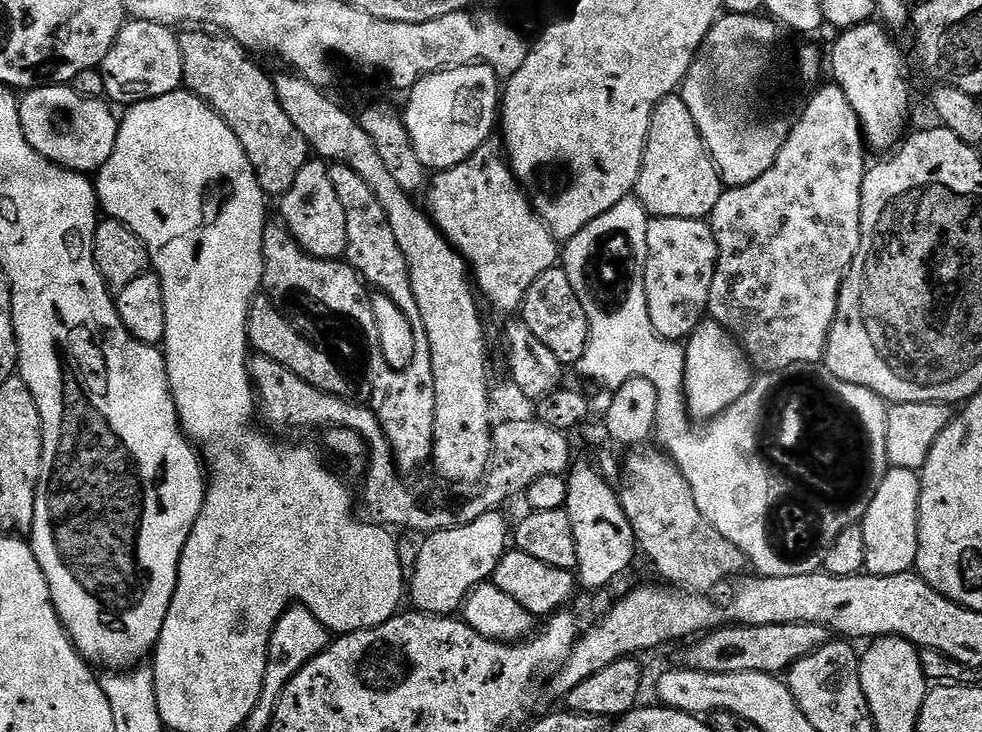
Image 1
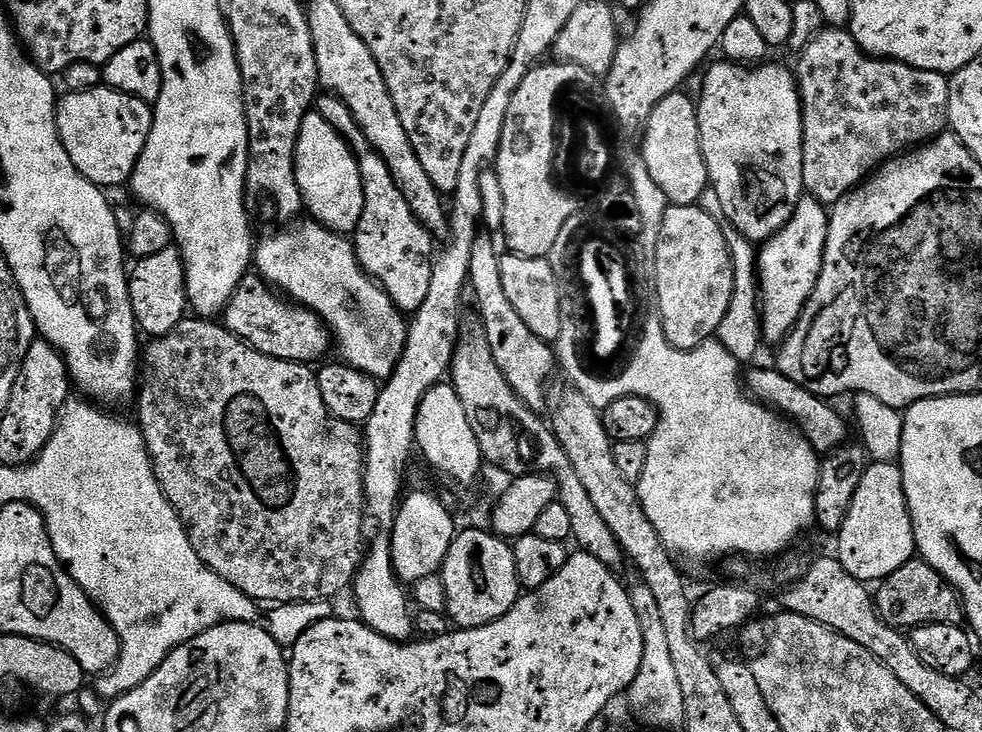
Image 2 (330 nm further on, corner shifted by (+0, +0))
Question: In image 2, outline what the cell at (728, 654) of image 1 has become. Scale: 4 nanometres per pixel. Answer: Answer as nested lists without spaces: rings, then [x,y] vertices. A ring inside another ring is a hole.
[[[908,560],[906,566],[898,566],[894,574],[879,581],[877,588],[880,588],[874,592],[877,613],[891,628],[911,630],[927,624],[965,623],[964,605],[960,595],[925,560]]]

